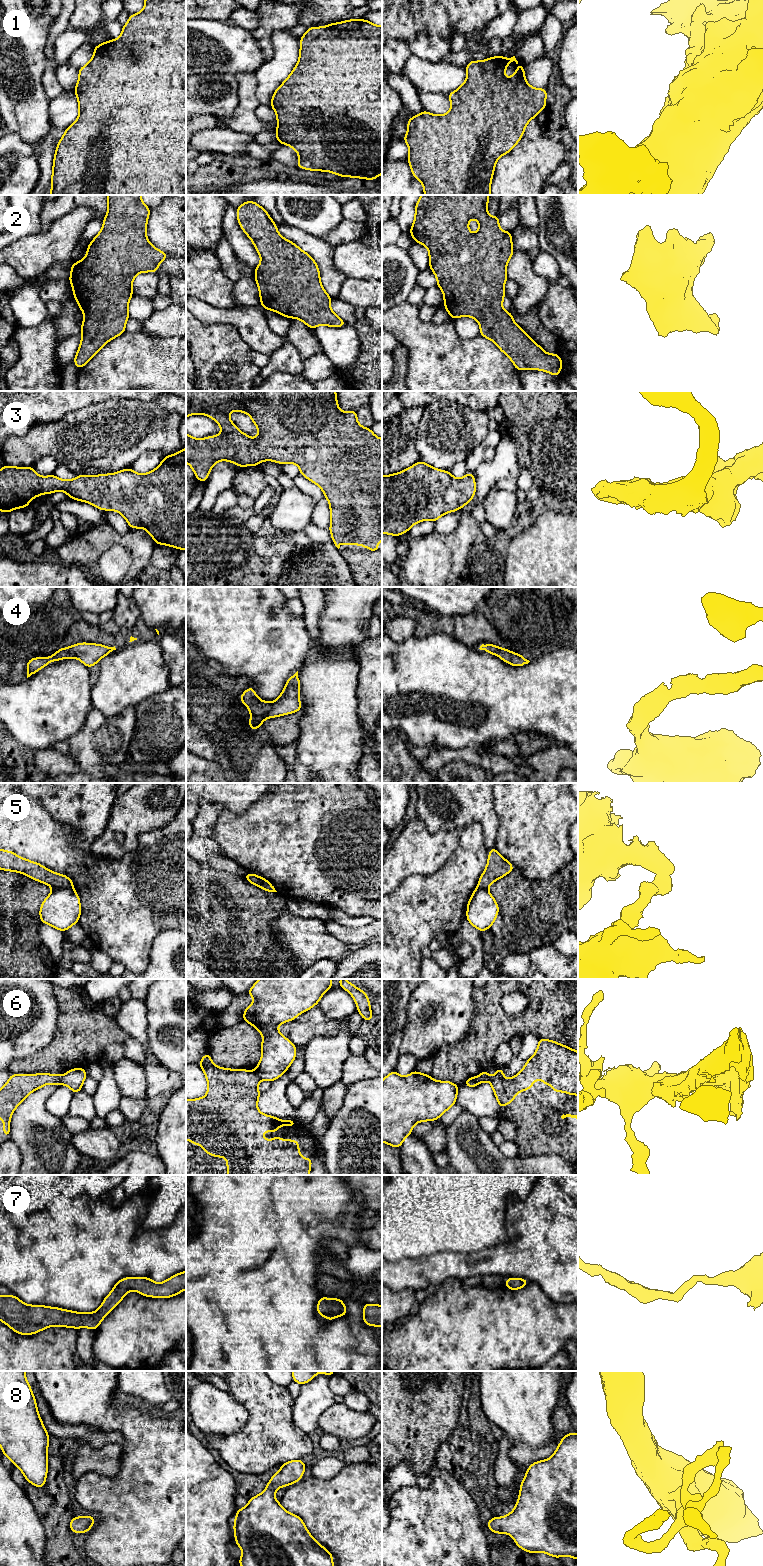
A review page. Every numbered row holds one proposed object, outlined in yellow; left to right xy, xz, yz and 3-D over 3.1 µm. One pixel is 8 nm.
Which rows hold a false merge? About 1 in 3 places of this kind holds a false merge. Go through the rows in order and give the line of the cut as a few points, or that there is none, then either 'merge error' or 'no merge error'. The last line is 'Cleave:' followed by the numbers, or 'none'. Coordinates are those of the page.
1: no cut; no merge error
2: no cut; no merge error
3: no cut; no merge error
4: no cut; no merge error
5: cut in xy along (72, 887), (54, 888); merge error
6: cut in xz along (254, 1071), (259, 1079); merge error
7: no cut; no merge error
8: no cut; no merge error
Cleave: 5, 6

